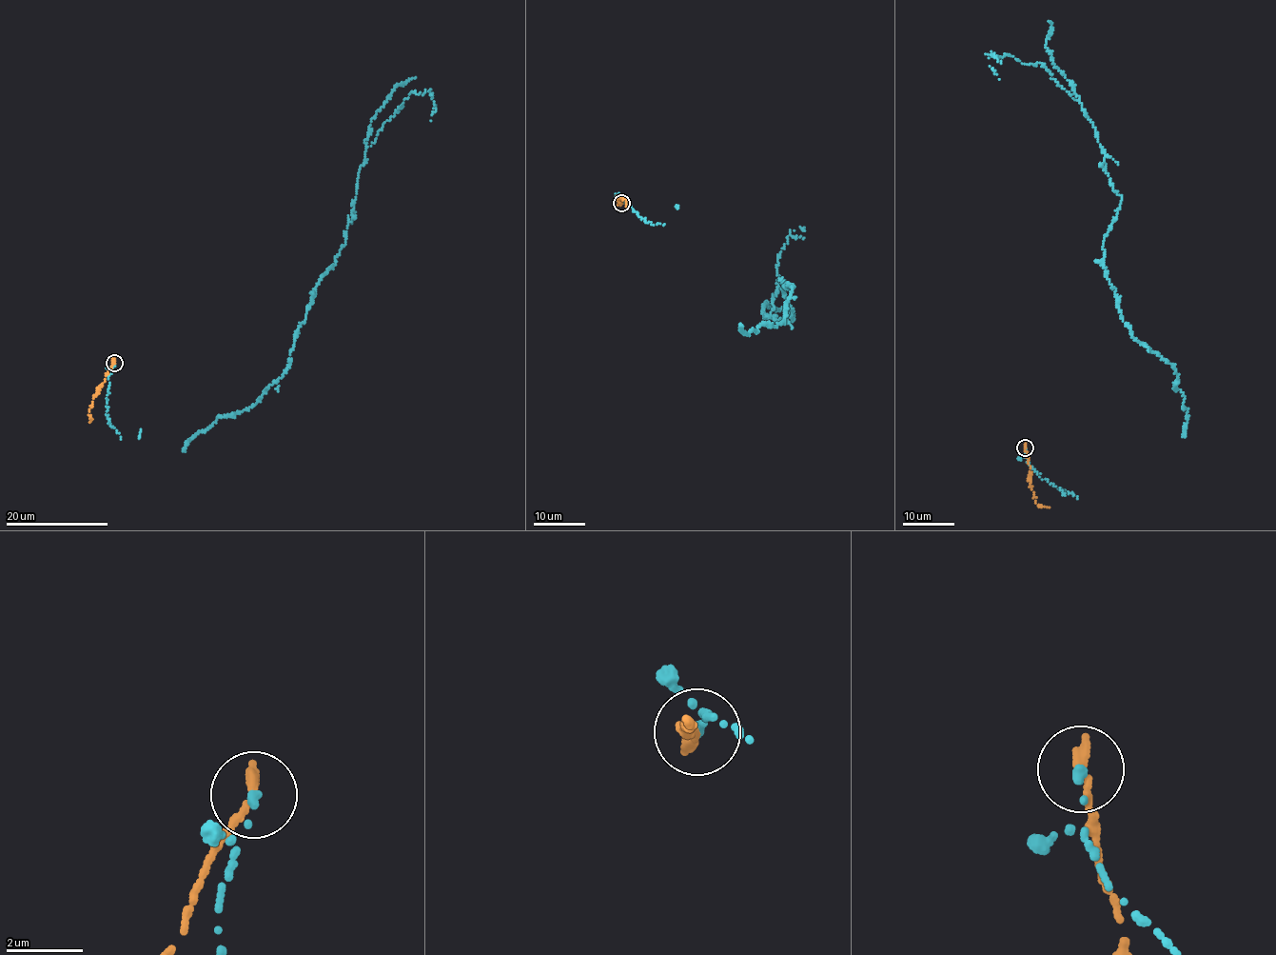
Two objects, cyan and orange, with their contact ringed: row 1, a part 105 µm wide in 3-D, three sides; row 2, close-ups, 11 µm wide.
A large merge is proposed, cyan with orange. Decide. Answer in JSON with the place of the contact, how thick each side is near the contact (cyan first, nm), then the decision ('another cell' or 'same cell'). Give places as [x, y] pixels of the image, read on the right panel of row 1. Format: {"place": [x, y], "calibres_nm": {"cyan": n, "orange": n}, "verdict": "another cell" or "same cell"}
{"place": [1025, 447], "calibres_nm": {"cyan": 220, "orange": 320}, "verdict": "another cell"}

